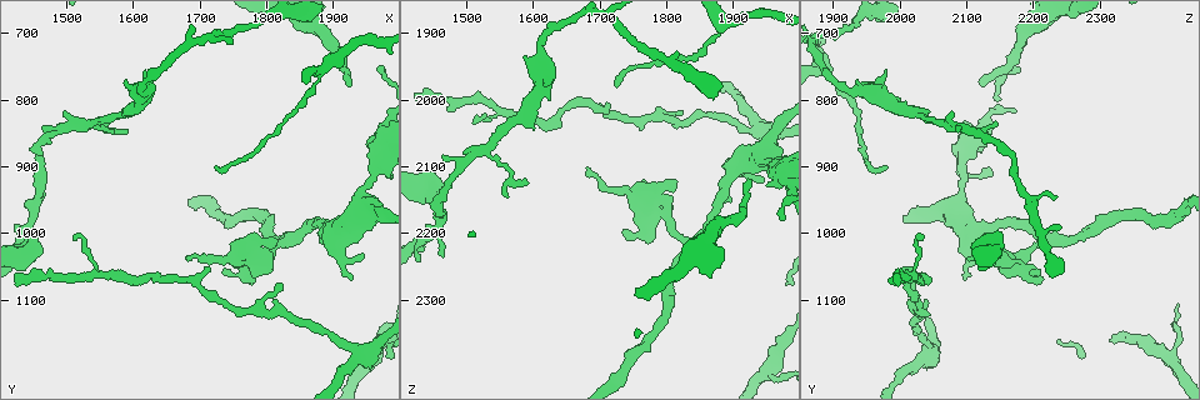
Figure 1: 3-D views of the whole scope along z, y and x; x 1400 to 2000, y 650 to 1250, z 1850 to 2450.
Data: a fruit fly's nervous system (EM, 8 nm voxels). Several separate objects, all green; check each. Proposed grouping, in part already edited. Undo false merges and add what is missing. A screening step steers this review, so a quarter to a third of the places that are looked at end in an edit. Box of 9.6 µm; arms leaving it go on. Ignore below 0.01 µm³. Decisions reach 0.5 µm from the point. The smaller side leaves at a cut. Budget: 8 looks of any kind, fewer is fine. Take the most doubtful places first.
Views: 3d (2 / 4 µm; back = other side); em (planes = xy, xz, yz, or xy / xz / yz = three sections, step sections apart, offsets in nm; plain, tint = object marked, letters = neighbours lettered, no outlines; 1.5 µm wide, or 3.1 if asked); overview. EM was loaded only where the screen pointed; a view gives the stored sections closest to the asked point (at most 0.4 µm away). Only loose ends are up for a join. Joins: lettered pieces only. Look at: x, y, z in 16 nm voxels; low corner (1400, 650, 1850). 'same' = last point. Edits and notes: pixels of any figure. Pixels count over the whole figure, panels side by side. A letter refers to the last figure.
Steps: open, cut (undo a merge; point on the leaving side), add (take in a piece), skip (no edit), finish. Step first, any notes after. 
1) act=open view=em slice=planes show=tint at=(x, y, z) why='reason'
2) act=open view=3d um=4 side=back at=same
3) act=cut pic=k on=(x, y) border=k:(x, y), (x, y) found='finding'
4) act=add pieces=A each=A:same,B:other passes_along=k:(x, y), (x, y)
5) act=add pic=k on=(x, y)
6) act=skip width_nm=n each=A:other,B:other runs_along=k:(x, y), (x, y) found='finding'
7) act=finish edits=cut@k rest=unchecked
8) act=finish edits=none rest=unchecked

act=open view=em slice=yz step=4 show=letters at=(1450, 995, 2145) why='branch stops here'

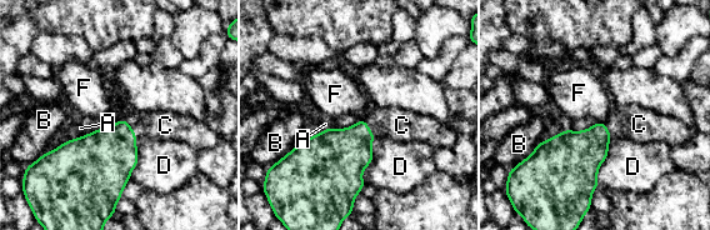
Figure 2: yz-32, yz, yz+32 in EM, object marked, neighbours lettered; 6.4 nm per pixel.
act=open view=em slice=planes show=letters at=same why='cut it another way'

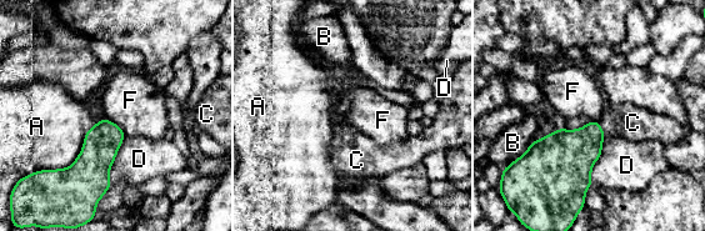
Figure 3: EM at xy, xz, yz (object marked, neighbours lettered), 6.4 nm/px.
act=add pieces=C each=A:other,B:other,C:same,D:other,F:other passes_along=3:(571, 154), (601, 129), (633, 122) found='the cell continues'

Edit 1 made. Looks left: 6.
act=open view=em slice=planes show=letters at=(1730, 1055, 2195)

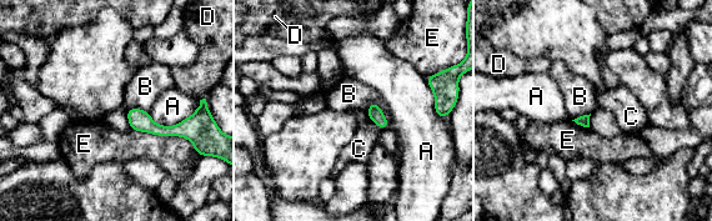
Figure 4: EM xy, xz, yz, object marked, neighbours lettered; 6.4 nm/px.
act=skip each=A:other,B:other,C:other,D:other,E:other border=4:(371, 100), (380, 108), (389, 129) found='none of them fits'

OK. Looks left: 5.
act=open view=em slice=planes show=letters at=(1940, 1180, 2045) why='branch point'

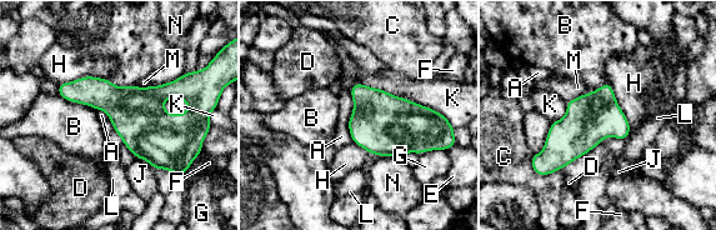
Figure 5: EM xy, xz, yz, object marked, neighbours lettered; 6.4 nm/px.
act=skip longest_contact=K:700nm each=A:other,B:other,C:other,D:other,E:other,F:other,G:other,H:other,J:other,K:other,L:other,M:other,N:other runs_along=5:(70, 98), (195, 91), (214, 101) found='continuous, no second cell'

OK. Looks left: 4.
act=finish edits=add@3 rest=unchecked

